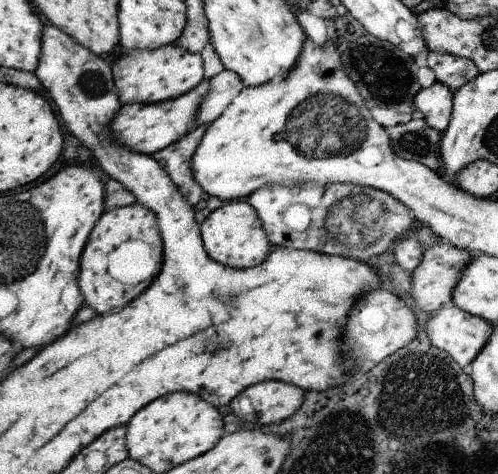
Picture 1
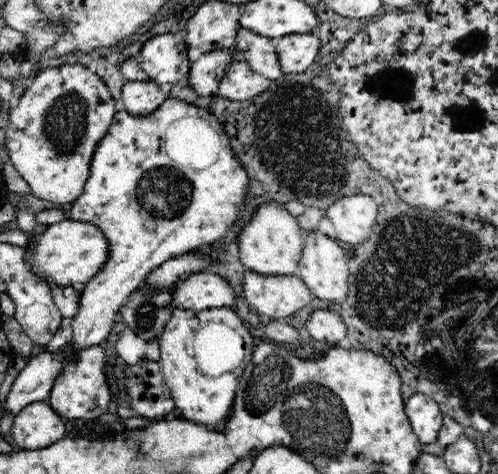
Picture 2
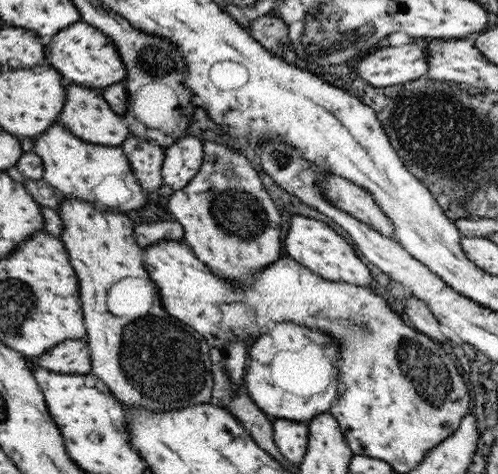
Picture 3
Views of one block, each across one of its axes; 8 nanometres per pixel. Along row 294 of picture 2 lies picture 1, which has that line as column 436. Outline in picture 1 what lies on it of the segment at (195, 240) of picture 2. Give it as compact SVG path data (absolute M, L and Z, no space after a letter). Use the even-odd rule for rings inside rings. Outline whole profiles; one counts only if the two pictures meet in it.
M433 82L429 88L421 88L415 94L415 110L417 116L425 120L425 124L439 134L447 130L451 124L451 114L453 114L453 92L451 88Z

